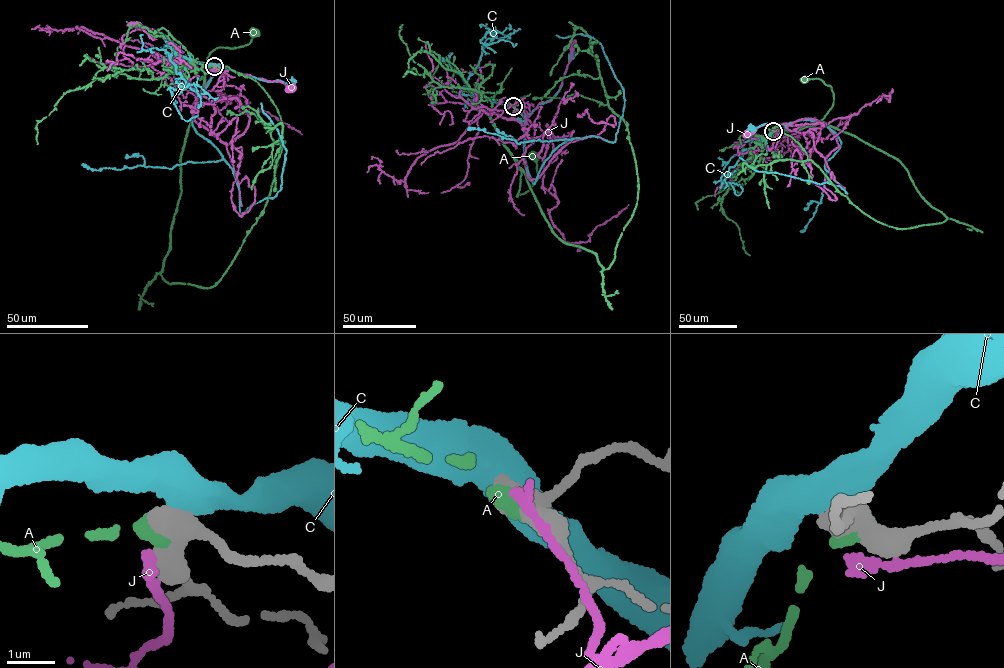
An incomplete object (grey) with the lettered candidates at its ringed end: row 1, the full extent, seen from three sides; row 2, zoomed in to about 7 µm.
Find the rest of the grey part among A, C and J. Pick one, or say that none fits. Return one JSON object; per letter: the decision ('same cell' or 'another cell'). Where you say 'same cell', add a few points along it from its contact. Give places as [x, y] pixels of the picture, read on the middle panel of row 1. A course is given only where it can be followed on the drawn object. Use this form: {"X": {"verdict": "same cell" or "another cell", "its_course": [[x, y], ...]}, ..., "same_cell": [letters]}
{"A": {"verdict": "same cell"}, "C": {"verdict": "another cell"}, "J": {"verdict": "another cell"}, "same_cell": ["A"]}

